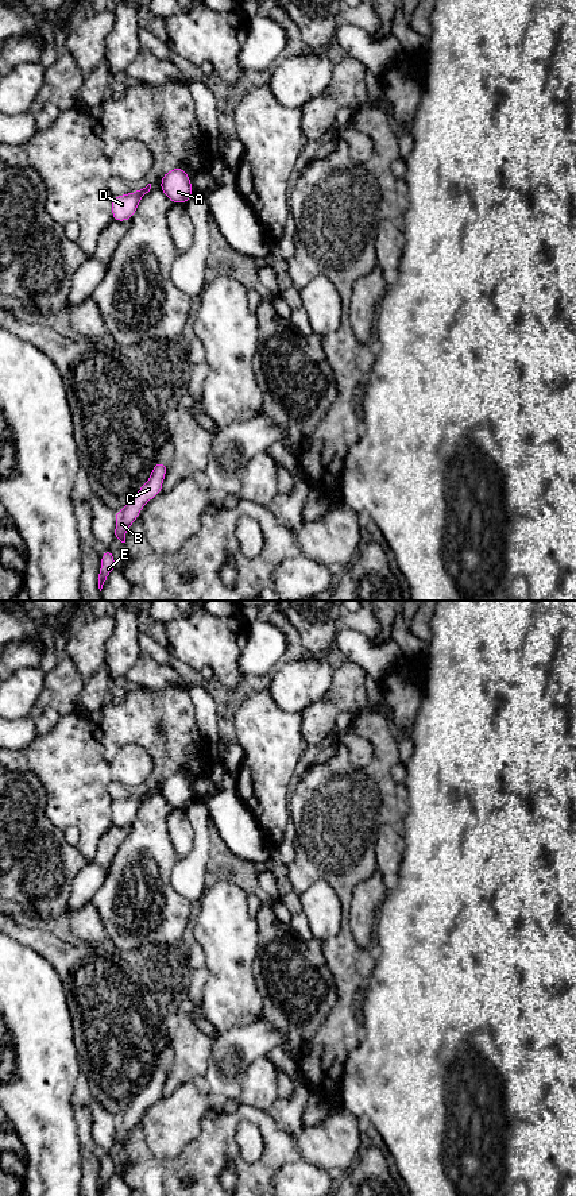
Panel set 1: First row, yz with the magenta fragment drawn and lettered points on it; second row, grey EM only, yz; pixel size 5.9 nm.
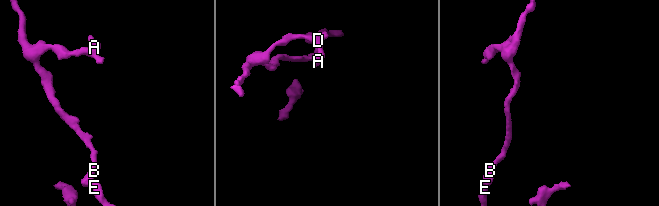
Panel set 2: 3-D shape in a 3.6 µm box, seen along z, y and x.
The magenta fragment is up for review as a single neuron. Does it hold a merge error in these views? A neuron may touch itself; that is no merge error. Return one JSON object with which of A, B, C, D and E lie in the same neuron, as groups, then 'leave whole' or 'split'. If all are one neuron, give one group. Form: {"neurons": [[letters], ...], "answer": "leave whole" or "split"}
{"neurons": [["A", "B", "C", "D", "E"]], "answer": "leave whole"}

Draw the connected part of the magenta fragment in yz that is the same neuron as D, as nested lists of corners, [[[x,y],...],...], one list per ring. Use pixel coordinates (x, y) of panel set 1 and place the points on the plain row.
[[[151,788],[146,792],[136,795],[134,798],[121,799],[112,802],[112,825],[113,826],[128,826],[135,819],[143,800],[148,798],[151,794]]]

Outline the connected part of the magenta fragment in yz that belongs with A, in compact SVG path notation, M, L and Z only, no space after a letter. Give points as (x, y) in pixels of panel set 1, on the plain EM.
M183 772L165 778L159 792L173 809L185 809L193 802L192 786Z

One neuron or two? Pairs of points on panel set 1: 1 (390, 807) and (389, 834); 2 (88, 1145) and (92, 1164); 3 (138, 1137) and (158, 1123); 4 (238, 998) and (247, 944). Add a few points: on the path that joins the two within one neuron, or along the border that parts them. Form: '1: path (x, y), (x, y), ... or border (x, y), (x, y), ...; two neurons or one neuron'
1: border (390, 824), (381, 829), (374, 852); two neurons
2: path (88, 1149), (88, 1160); one neuron
3: border (138, 1122), (147, 1146), (162, 1158); two neurons
4: path (234, 984), (234, 957); one neuron

